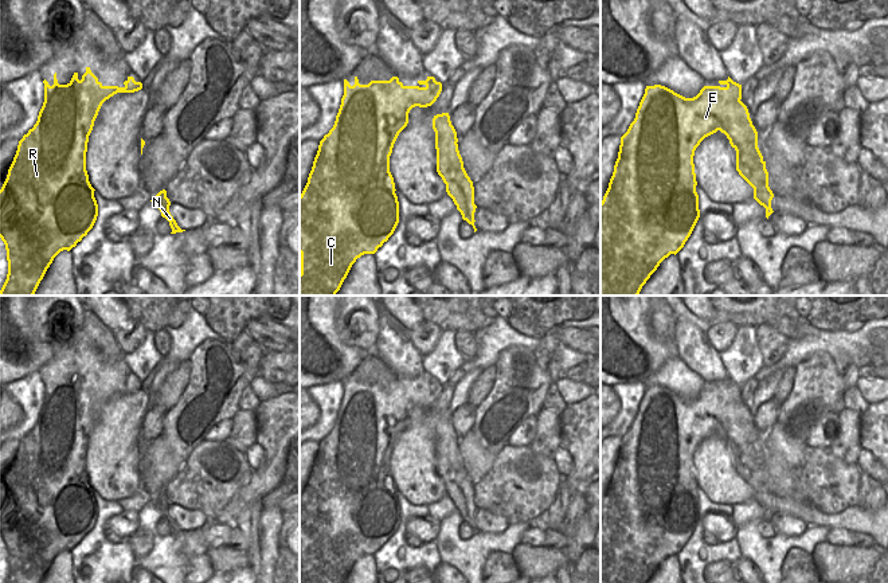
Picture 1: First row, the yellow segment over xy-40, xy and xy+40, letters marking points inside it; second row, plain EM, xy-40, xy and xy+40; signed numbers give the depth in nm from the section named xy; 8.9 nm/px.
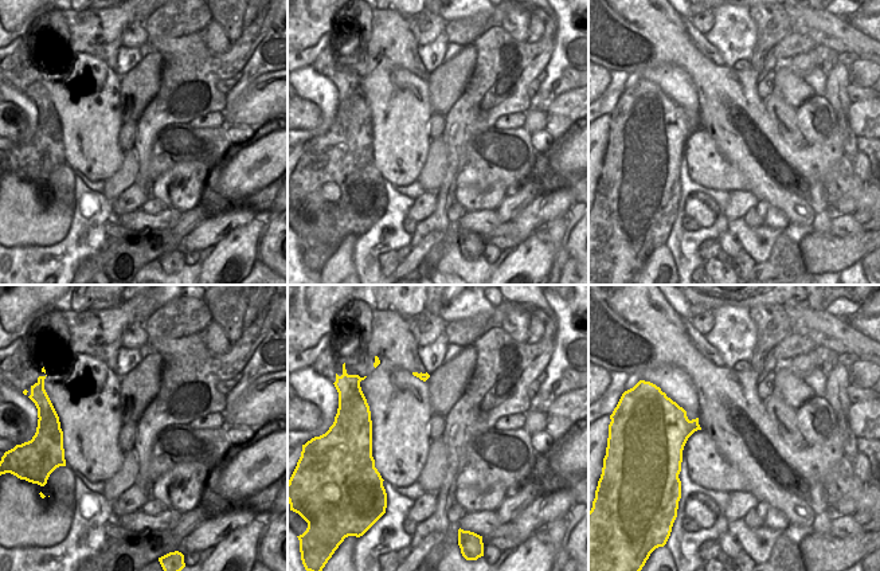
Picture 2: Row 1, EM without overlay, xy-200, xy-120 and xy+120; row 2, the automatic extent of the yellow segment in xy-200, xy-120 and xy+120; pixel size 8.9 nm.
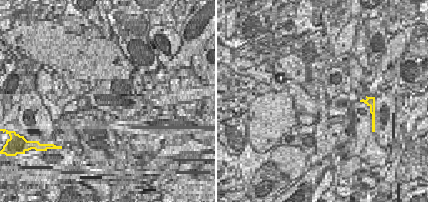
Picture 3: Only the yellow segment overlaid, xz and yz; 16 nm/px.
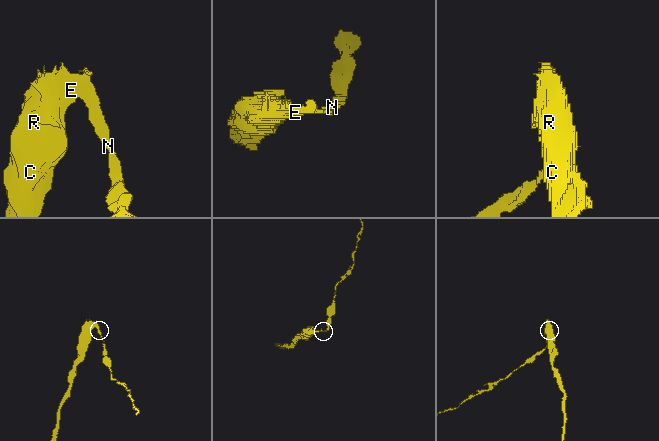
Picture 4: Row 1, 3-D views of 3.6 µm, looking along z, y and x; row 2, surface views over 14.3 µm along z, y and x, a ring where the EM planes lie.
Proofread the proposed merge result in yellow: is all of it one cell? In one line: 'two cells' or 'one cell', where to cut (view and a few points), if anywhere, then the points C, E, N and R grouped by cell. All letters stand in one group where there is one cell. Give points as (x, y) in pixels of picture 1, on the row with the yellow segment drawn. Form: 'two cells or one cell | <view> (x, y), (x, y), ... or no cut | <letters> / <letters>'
two cells | xy+40 (739, 100), (727, 108), (720, 120), (719, 129) | C E R / N

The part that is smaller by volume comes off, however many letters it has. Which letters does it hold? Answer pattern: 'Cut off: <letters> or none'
Cut off: N

